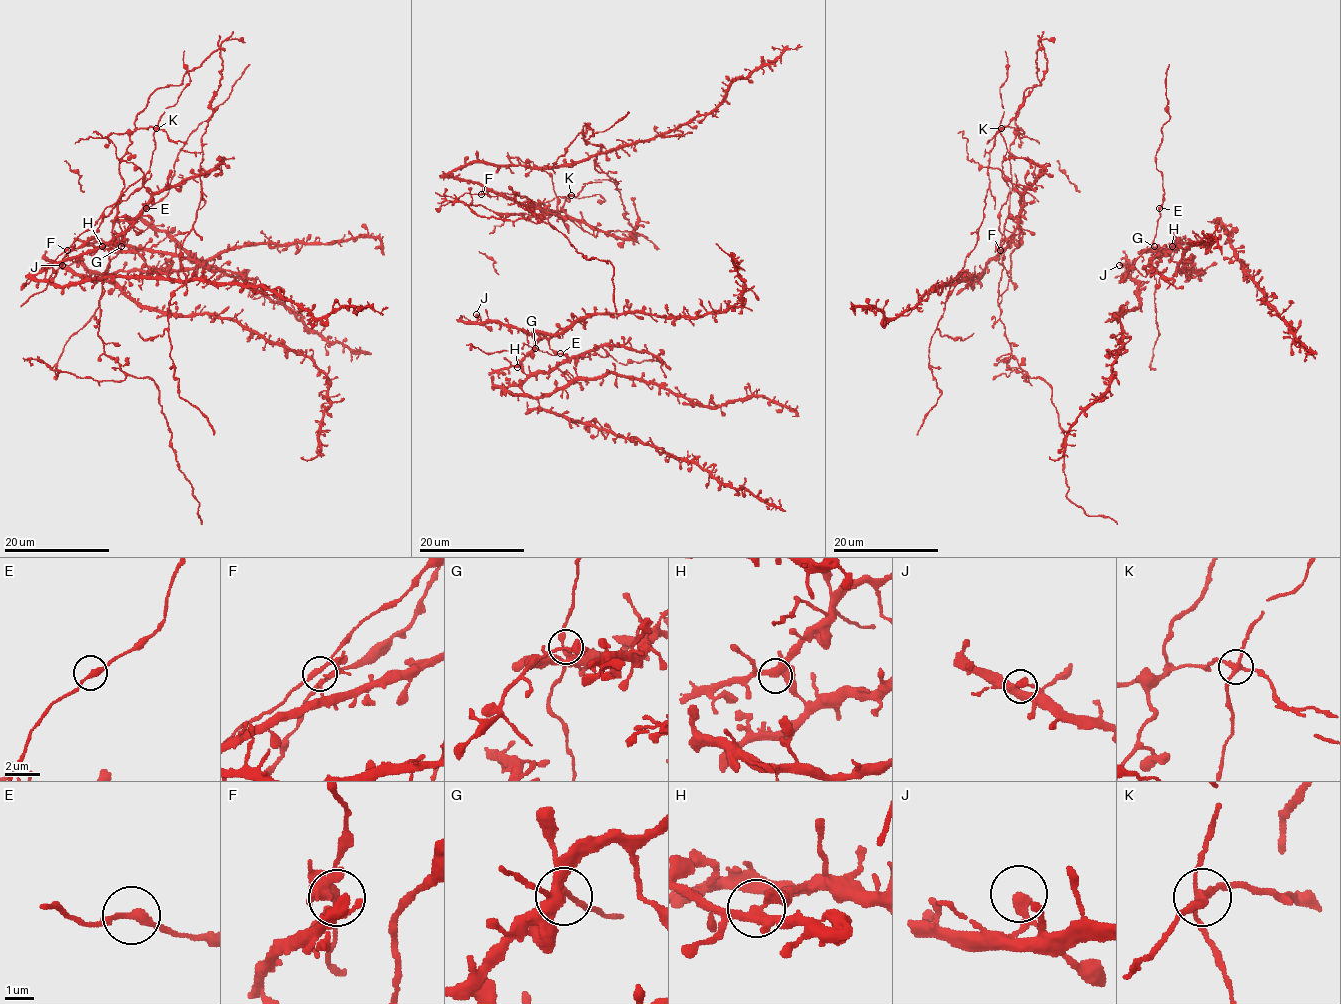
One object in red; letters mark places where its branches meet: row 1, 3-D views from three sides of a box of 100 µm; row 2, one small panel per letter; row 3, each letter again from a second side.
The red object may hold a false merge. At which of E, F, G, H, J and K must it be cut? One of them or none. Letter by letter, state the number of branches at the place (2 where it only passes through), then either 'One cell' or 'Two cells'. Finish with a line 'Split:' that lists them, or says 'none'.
E: Branches: 2. One cell
F: Branches: 4. One cell
G: Branches: 4. One cell
H: Branches: 4. One cell
J: Branches: 2. One cell
K: Branches: 4. Two cells
Split: K

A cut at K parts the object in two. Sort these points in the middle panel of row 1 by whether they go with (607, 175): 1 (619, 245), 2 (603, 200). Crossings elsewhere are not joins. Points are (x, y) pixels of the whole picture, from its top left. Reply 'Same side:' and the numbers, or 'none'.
Same side: none

